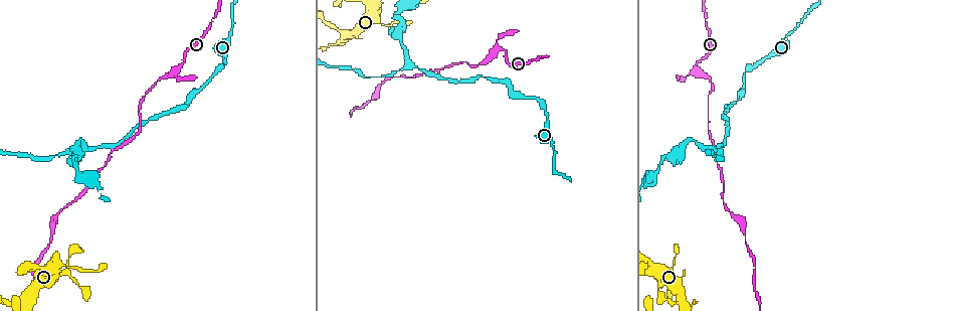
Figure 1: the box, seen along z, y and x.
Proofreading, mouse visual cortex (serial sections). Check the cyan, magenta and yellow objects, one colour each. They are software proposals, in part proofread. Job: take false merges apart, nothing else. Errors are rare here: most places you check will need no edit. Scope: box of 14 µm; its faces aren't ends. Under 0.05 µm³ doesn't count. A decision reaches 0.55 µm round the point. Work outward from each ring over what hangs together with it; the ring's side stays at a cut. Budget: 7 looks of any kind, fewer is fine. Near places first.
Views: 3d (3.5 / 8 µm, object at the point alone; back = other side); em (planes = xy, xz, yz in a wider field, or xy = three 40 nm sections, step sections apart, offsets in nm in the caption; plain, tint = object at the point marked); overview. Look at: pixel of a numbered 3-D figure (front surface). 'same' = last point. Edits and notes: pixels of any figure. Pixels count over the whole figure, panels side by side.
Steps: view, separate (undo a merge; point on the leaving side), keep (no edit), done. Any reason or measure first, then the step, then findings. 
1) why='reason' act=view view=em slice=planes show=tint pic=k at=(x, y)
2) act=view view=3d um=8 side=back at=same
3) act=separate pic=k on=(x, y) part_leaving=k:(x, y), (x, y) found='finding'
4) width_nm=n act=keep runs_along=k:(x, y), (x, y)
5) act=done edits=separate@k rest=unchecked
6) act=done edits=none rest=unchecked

why='abrupt turn' act=view view=3d um=3.5 pic=1 at=(695, 72)

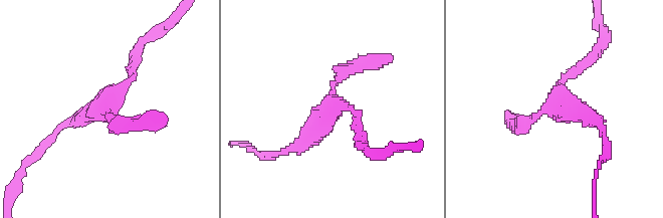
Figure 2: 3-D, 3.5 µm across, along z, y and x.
why='need the tissue' act=view view=em slice=xy step=3 show=tint pic=2 at=(332, 107)

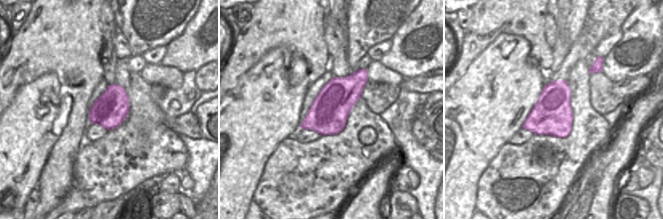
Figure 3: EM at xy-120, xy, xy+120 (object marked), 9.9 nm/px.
act=keep found='one cell here'

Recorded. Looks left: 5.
why='a narrow waist' act=view view=3d um=3.5 side=back pic=1 at=(87, 150)

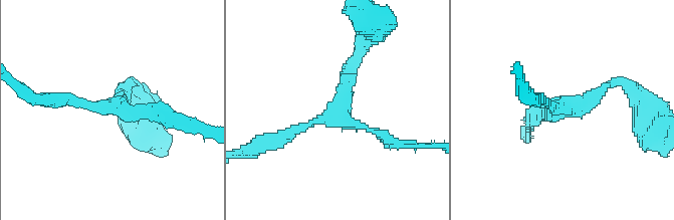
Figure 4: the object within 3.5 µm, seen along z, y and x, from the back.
arms=3 arm_widths_nm=150,200,200 act=view view=em slice=xy step=2 show=tint pic=4 at=(561, 109)

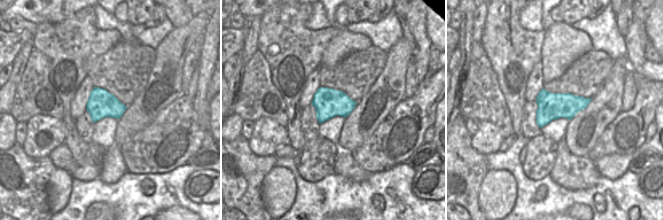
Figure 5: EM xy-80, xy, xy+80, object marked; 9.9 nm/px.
act=view view=em slice=xy step=5 show=tint at=same

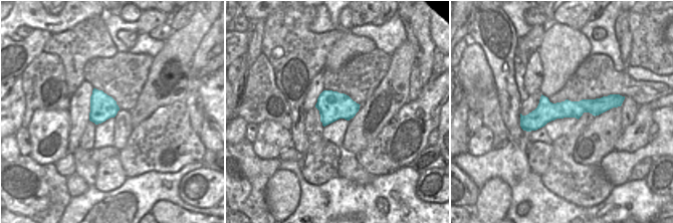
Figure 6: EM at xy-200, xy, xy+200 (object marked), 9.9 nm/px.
width_nm=300 act=keep runs_along=4:(278, 139), (343, 107), (355, 59) found='all the same cell'

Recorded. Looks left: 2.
why='thin neck' act=view view=3d um=3.5 pic=1 at=(388, 27)

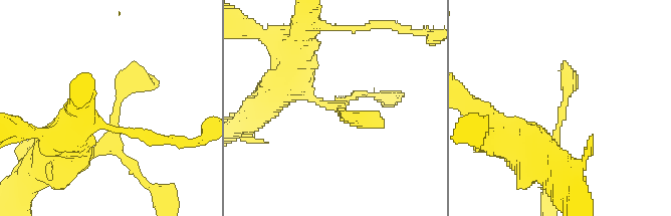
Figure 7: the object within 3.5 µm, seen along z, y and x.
act=view view=em slice=xy step=1 show=tint pic=7 at=(338, 109)

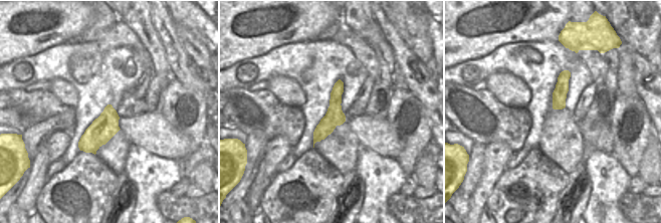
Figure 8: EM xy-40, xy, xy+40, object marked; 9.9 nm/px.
act=keep runs_along=7:(71, 155), (101, 149), (118, 99), (155, 84) found='all the same cell'

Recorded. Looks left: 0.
act=done edits=none rest=unchecked

